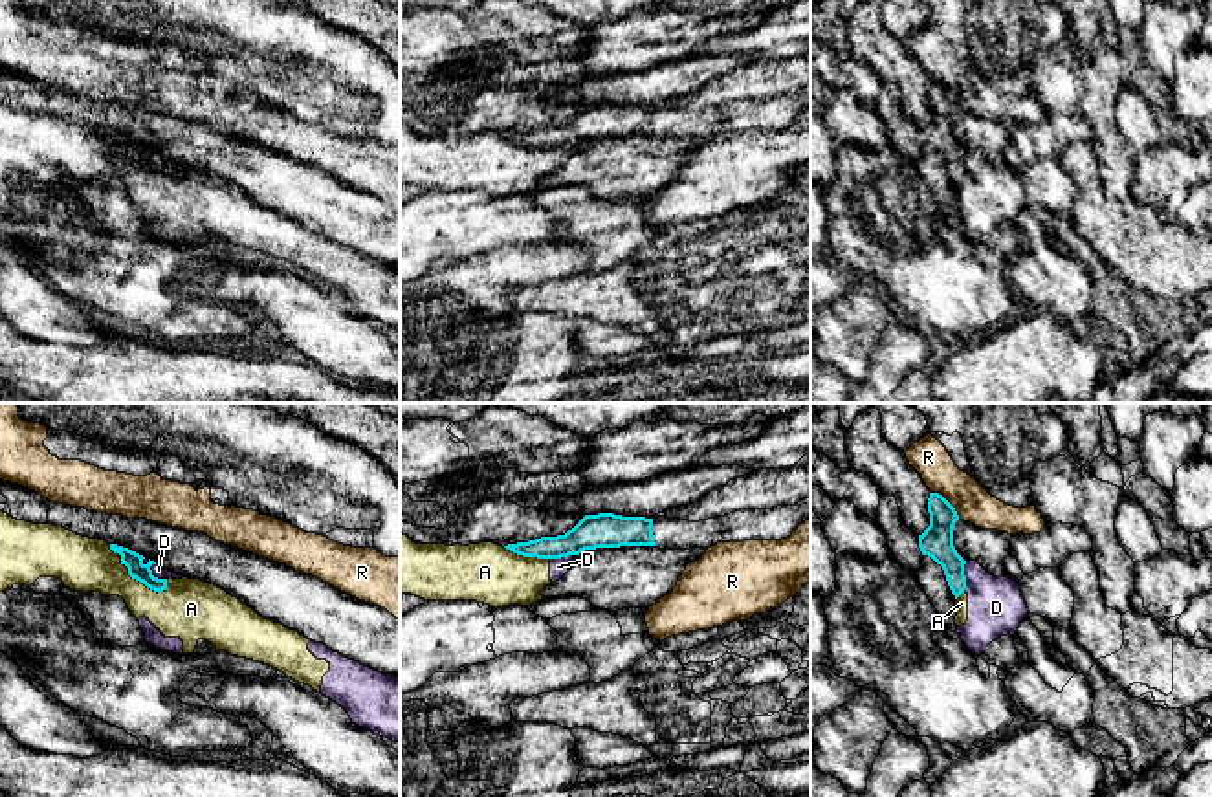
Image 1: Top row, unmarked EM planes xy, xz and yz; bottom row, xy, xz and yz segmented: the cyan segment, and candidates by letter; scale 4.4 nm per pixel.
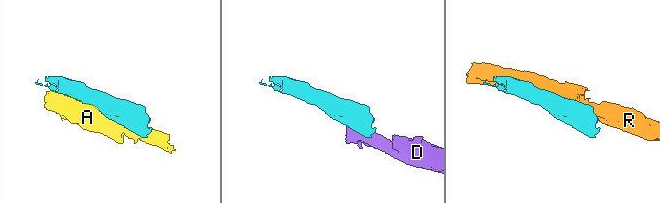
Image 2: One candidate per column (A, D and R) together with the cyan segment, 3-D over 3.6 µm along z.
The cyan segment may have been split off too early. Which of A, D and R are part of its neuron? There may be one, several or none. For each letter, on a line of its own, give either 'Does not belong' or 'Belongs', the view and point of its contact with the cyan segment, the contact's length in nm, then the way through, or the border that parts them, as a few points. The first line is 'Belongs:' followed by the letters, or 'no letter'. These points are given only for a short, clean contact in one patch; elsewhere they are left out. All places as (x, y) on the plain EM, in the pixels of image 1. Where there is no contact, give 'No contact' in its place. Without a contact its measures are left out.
Belongs: no letter
A: Does not belong. Touches cyan at xy (131, 165). Shared border 320 nm
D: Does not belong. Touches cyan at yz (965, 165). Shared border 130 nm. Boundary: yz (967, 151), (965, 178)
R: Does not belong. Touches cyan at yz (948, 92). Shared border 170 nm

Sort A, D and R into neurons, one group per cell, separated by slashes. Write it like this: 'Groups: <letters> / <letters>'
Groups: A D / R

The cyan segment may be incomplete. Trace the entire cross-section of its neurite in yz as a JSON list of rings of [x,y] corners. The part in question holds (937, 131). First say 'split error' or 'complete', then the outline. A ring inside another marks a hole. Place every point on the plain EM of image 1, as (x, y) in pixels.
complete; [[[939,82],[928,88],[930,115],[919,125],[922,145],[942,156],[948,176],[955,189],[966,180],[966,150],[953,136],[953,115],[959,110],[955,97]]]

